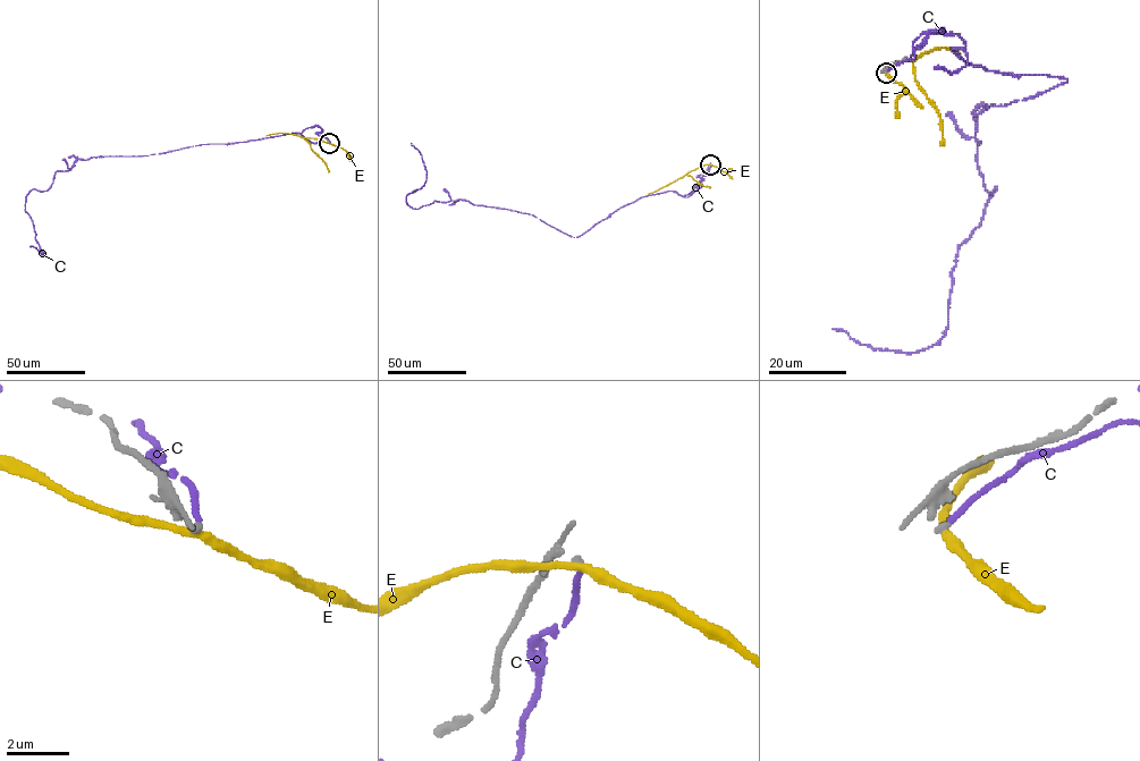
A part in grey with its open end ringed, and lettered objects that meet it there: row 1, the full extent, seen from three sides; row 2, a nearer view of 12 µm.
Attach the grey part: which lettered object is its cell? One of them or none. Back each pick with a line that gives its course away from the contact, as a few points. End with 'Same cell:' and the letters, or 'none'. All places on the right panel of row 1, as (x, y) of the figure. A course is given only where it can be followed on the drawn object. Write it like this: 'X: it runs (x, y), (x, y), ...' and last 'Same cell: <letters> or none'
C: it runs (886, 72), (939, 32), (967, 64), (1066, 79), (973, 112), (997, 187), (945, 334), (908, 353), (833, 328)
Same cell: C

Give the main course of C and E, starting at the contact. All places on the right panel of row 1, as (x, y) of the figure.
C: (886, 72), (939, 32), (967, 64), (1066, 79), (973, 112), (997, 187), (945, 334), (908, 353), (833, 328)
E: (886, 73), (894, 62), (913, 60), (915, 83), (938, 113), (940, 145)

